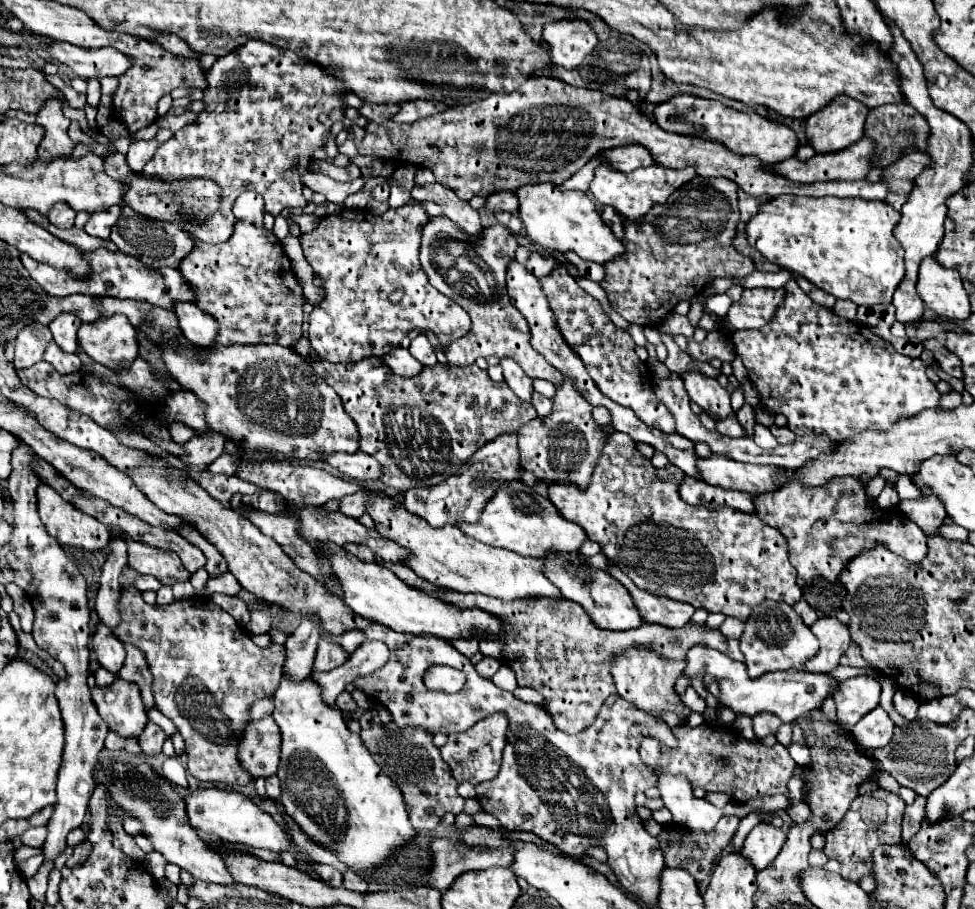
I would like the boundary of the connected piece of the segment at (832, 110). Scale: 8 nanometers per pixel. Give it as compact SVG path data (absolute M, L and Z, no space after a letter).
M847 97L835 99L823 111L807 119L807 141L815 153L837 153L865 133L865 119L869 109Z

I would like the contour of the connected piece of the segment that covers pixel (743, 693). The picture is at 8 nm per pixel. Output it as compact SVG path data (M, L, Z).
M701 645L689 649L685 673L691 679L703 673L717 675L719 677L717 683L721 687L721 703L731 707L735 713L747 713L749 717L753 717L755 713L769 711L769 713L775 713L783 723L793 723L799 715L805 715L811 709L819 707L839 687L839 683L831 675L809 673L809 671L775 671L775 673L765 673L757 679L751 679L747 675L745 663L733 661L723 653L711 647L701 647Z

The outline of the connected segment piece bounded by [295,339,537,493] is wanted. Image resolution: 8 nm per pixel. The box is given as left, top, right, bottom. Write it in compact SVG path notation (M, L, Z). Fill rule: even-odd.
M301 339L295 351L309 355L315 373L339 393L345 411L359 427L359 449L381 463L381 481L395 491L439 485L485 443L537 417L531 403L517 399L505 383L491 381L475 363L469 367L439 363L425 367L417 377L401 379L379 357L361 363L329 363L315 355L307 339Z

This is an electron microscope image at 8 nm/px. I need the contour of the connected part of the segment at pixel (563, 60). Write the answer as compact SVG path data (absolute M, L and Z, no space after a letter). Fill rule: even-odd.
M563 19L543 27L543 41L549 45L549 53L555 65L575 69L595 49L597 35L593 27L581 19Z

